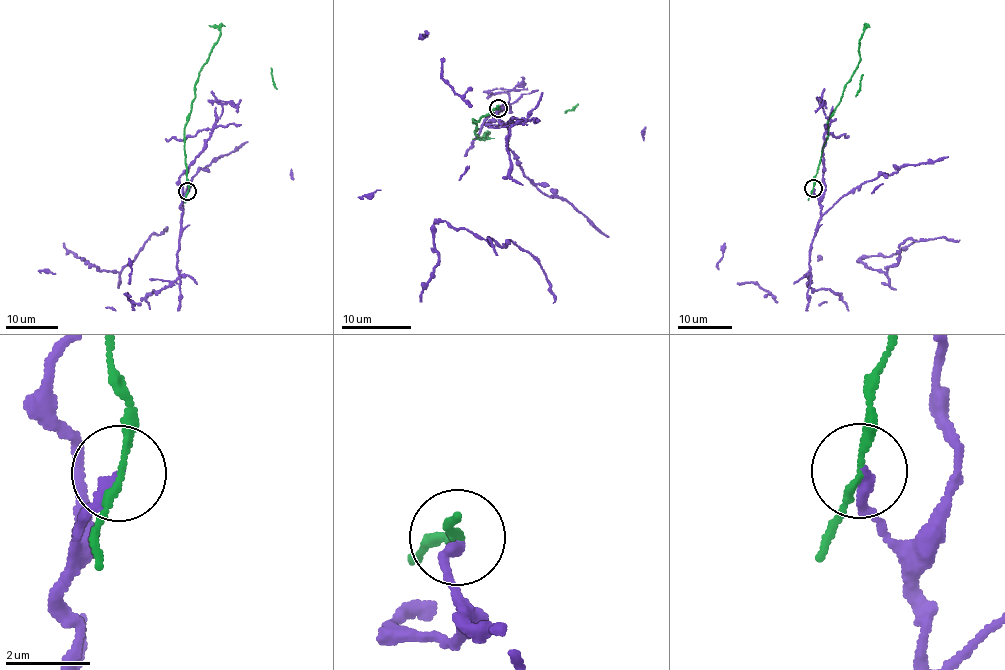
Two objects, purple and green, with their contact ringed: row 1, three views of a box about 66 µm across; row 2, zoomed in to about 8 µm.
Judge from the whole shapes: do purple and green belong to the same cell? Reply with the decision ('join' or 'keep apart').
keep apart

